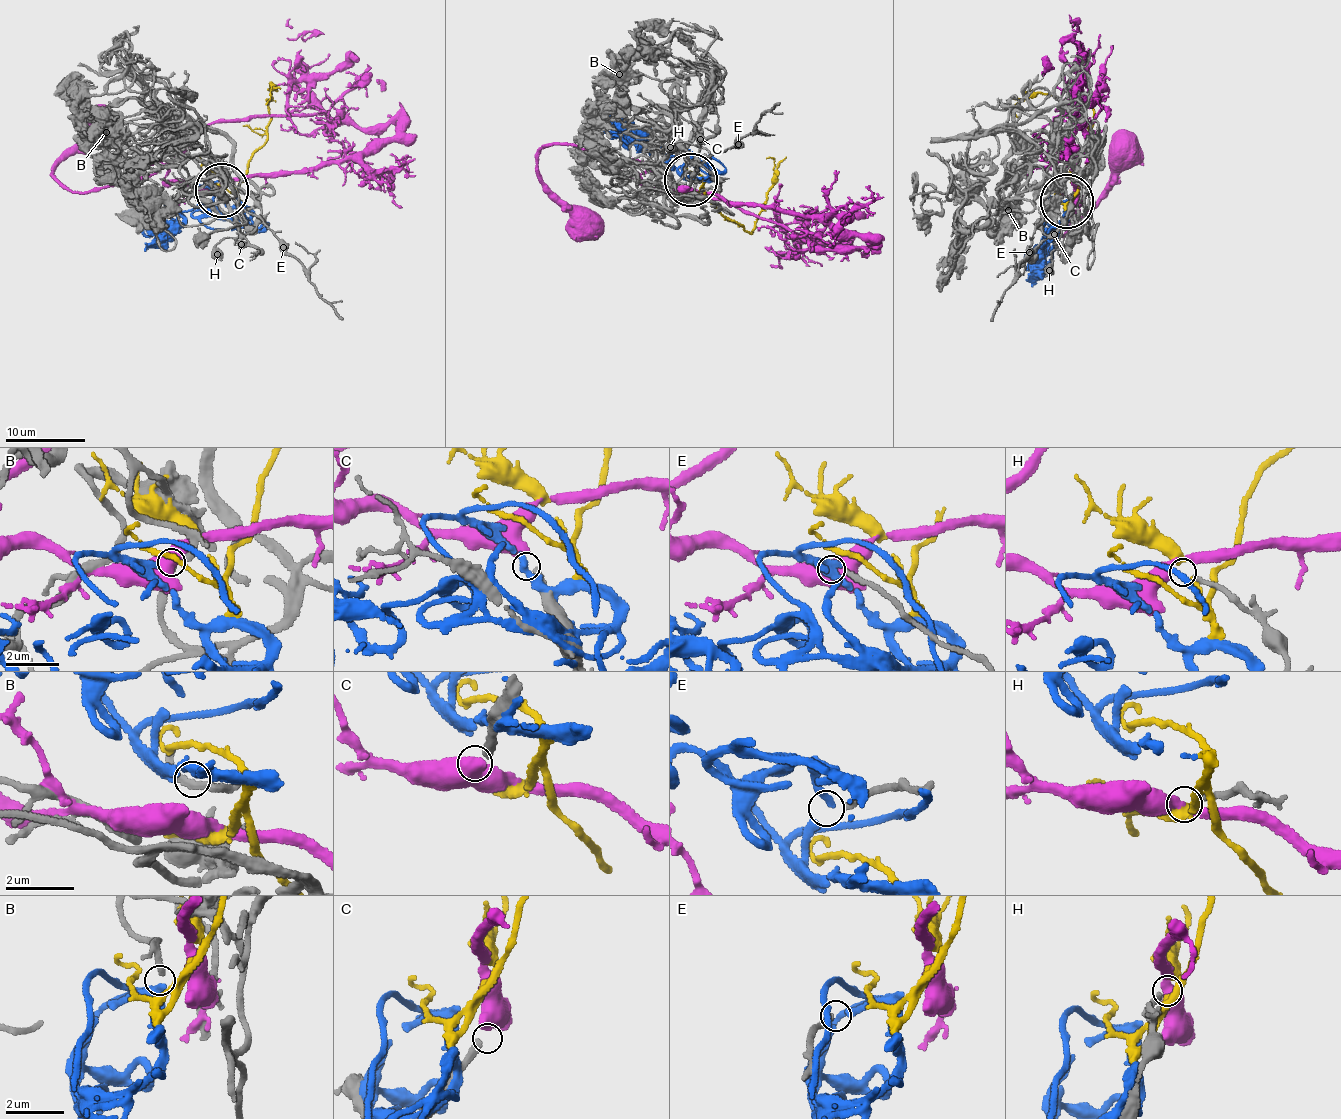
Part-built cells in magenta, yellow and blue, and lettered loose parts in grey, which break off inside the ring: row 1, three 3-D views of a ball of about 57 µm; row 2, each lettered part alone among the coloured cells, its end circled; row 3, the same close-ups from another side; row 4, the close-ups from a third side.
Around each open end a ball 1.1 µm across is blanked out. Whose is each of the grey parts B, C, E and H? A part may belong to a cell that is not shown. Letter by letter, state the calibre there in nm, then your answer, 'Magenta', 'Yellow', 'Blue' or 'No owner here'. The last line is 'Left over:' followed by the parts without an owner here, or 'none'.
B: Thickness 160 nm. Blue
C: Thickness 280 nm. Magenta
E: Thickness 180 nm. No owner here
H: Thickness 140 nm. No owner here
Left over: E, H

